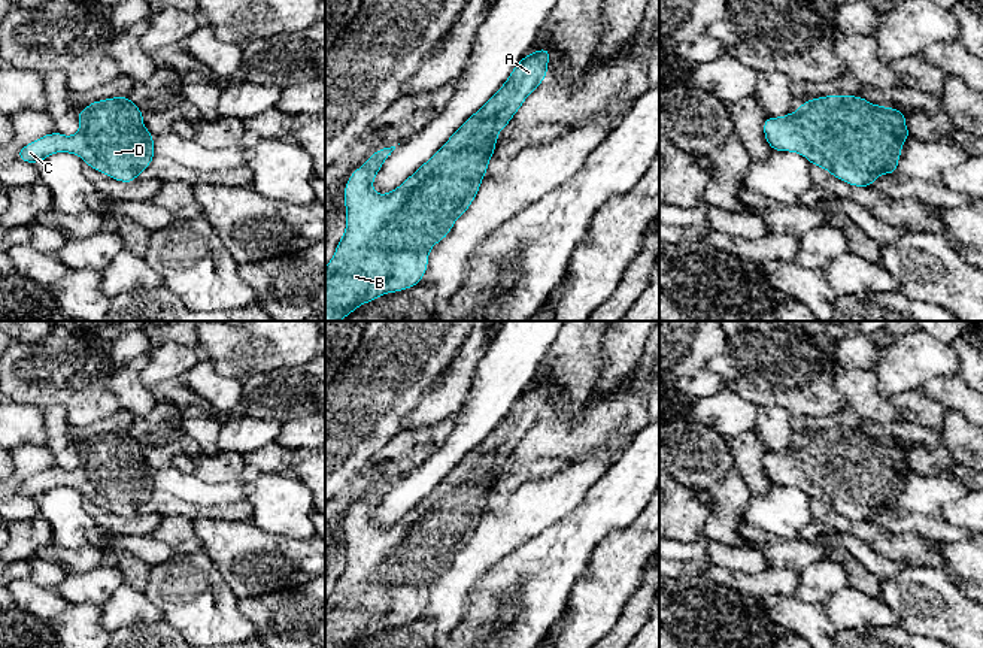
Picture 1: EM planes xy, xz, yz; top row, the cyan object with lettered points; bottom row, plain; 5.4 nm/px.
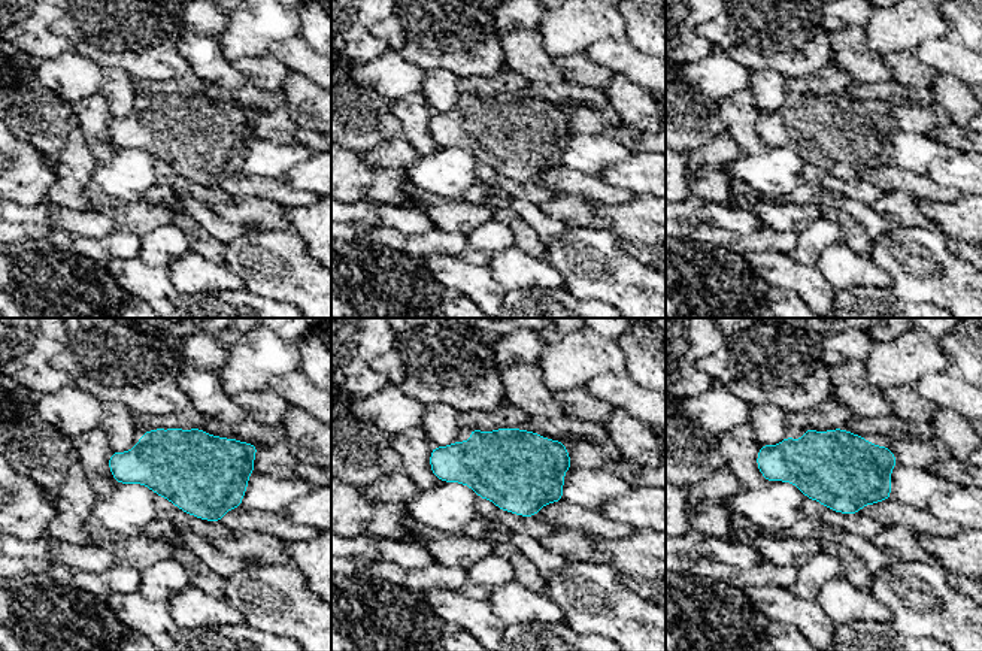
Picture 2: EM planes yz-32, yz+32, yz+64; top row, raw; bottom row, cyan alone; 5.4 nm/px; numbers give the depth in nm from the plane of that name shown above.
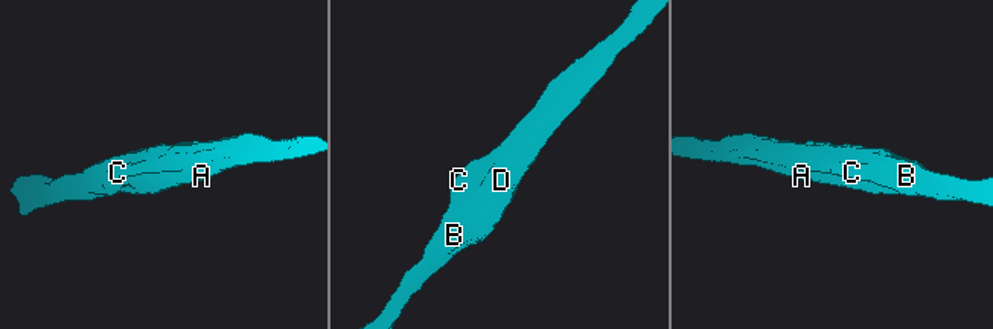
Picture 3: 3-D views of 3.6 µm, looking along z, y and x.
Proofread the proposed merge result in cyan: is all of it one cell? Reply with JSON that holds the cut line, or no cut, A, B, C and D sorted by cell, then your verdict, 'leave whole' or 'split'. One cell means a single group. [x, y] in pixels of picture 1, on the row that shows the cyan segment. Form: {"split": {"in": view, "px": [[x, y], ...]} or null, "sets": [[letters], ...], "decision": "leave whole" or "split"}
{"split": null, "sets": [["A", "B", "C", "D"]], "decision": "leave whole"}

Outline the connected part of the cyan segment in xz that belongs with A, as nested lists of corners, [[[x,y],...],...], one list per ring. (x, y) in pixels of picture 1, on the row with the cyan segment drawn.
[[[547,48],[525,55],[512,70],[501,88],[447,139],[447,142],[401,185],[386,194],[373,190],[373,181],[395,146],[377,149],[358,167],[345,185],[346,230],[336,246],[334,257],[325,266],[325,321],[340,321],[358,306],[388,293],[418,285],[428,267],[428,255],[443,240],[455,221],[471,206],[488,164],[495,151],[498,133],[507,127],[527,97],[544,81],[549,64]]]

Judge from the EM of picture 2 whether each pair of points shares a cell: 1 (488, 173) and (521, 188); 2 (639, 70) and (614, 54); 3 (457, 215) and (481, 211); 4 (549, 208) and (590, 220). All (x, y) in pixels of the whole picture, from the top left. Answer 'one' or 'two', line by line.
1: one
2: one
3: one
4: one

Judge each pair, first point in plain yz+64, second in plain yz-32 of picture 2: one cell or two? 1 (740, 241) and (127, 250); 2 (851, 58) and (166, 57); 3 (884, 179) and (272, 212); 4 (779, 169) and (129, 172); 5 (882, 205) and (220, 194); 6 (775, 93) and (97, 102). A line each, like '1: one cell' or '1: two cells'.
1: one cell
2: two cells
3: two cells
4: one cell
5: two cells
6: two cells

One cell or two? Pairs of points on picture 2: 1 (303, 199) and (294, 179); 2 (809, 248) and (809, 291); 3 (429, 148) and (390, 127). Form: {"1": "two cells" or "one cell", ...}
{"1": "two cells", "2": "two cells", "3": "two cells"}

